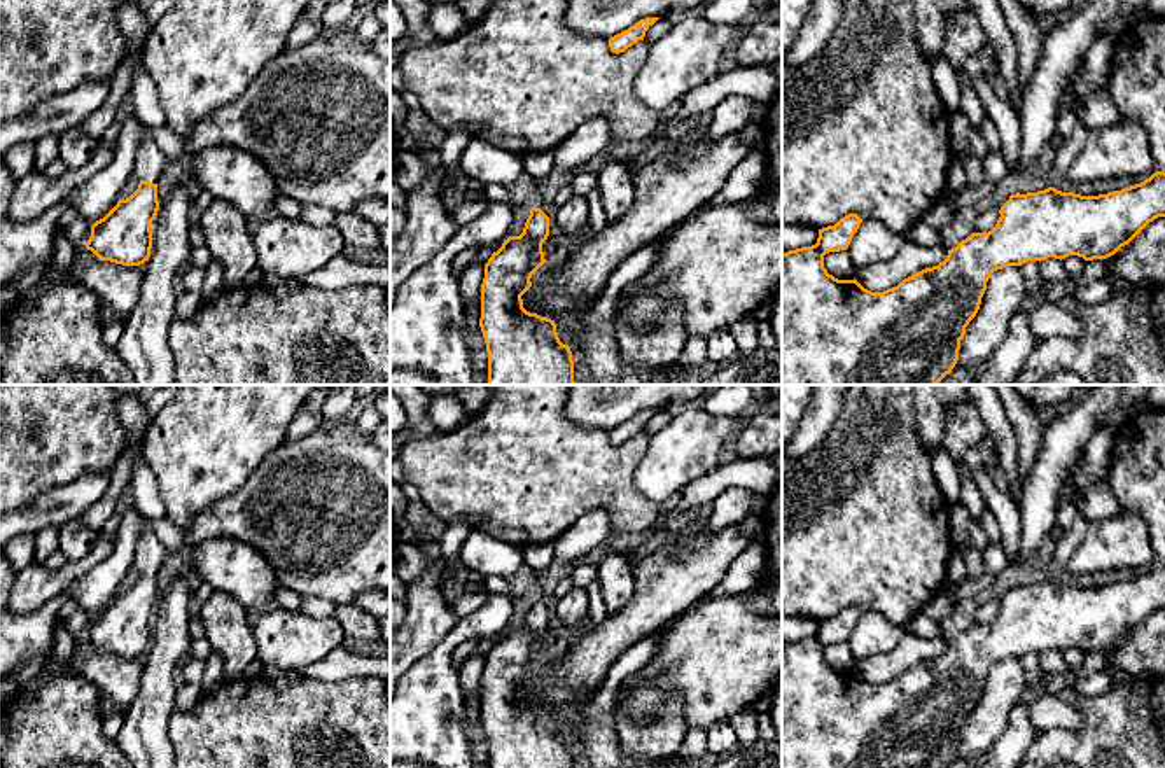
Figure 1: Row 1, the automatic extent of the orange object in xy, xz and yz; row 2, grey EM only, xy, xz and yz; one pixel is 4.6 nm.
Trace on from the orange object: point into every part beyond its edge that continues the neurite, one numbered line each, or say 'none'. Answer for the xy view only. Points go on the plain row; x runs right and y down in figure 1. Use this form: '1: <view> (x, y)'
1: xy (149, 555)

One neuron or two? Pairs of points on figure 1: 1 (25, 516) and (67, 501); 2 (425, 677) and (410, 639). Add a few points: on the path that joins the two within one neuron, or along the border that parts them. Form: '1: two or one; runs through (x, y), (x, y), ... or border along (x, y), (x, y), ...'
1: one; runs through (35, 516), (56, 504)
2: two; border along (448, 632), (408, 670)

